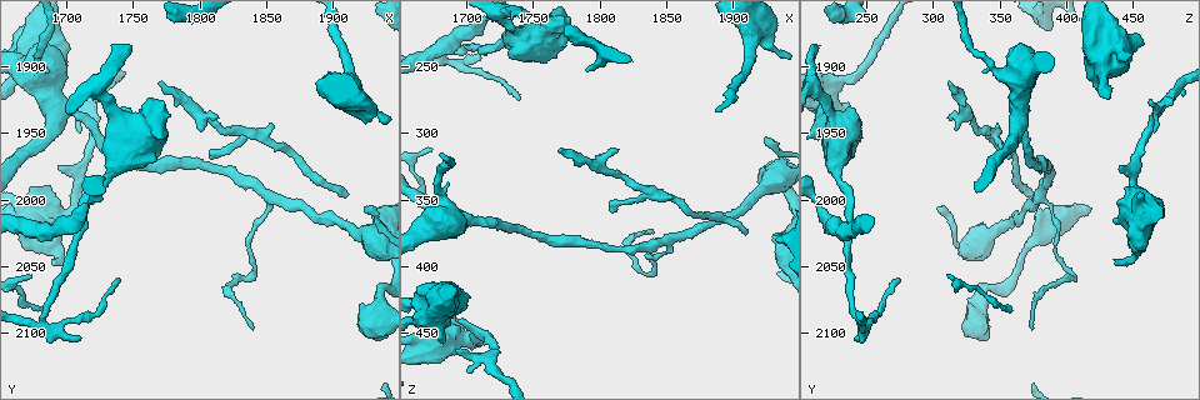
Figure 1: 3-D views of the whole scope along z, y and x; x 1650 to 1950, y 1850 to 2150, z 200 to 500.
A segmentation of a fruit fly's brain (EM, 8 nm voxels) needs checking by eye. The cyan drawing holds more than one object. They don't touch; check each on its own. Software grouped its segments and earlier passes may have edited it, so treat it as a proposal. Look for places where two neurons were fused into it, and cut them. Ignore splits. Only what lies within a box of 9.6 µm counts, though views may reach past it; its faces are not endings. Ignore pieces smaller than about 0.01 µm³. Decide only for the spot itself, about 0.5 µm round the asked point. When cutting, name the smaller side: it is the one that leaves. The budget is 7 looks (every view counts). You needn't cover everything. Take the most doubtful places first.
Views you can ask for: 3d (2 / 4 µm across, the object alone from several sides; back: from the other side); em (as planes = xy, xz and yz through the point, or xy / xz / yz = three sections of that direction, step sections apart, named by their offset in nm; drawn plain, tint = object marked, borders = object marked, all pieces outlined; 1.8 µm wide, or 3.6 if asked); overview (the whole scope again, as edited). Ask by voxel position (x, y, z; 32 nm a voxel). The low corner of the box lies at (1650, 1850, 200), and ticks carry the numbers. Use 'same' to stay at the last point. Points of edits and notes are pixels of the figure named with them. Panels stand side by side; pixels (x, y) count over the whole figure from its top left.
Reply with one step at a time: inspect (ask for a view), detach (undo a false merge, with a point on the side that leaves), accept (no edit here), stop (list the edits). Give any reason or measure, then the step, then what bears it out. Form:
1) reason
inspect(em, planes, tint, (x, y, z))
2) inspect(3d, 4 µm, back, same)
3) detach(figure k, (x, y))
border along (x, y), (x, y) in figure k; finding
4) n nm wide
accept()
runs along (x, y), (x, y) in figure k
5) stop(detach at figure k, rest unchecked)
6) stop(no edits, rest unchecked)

two arms in line, one across
inspect(em, planes, tint, (1682, 2092, 246))

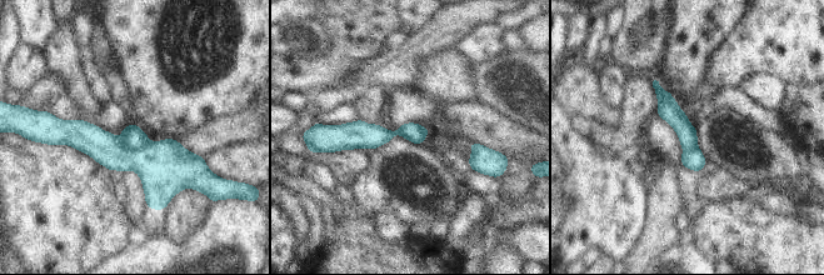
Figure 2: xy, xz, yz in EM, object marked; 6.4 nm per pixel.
detach(figure 2, (165, 168))
the part that leaves runs along (56, 121), (123, 159), (200, 161) in figure 2; two neurons meet here

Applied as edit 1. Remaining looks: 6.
sharp bend
inspect(3d, 2 µm, (1836, 1948, 344))

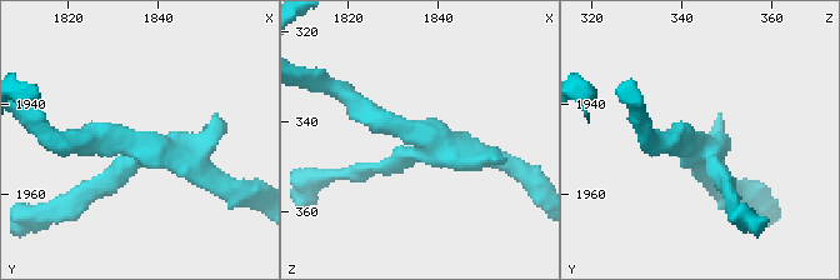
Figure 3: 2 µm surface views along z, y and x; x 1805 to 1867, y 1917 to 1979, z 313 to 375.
3 arms; need the tissue
inspect(em, xz, step 8, tint, (1837, 1949, 343))

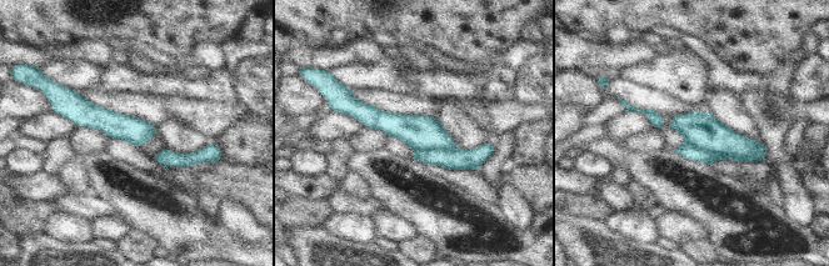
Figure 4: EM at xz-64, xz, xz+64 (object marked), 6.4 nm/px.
inspect(em, planes, tint, same)

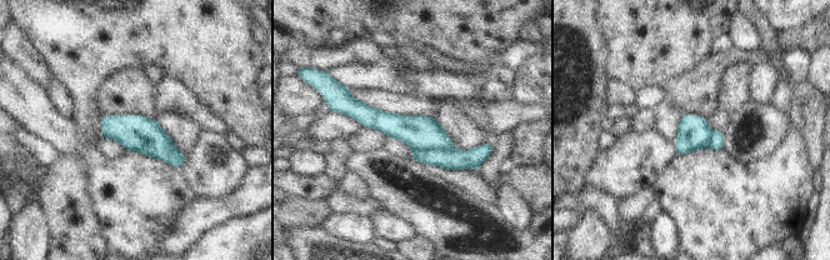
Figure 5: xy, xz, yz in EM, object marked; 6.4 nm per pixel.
detach(figure 5, (449, 159))
the part that leaves runs along (485, 148), (474, 158), (415, 156) in figure 5; two neurons meet here

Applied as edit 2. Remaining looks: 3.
stop(detach at figure 2, detach at figure 5, rest unchecked)

